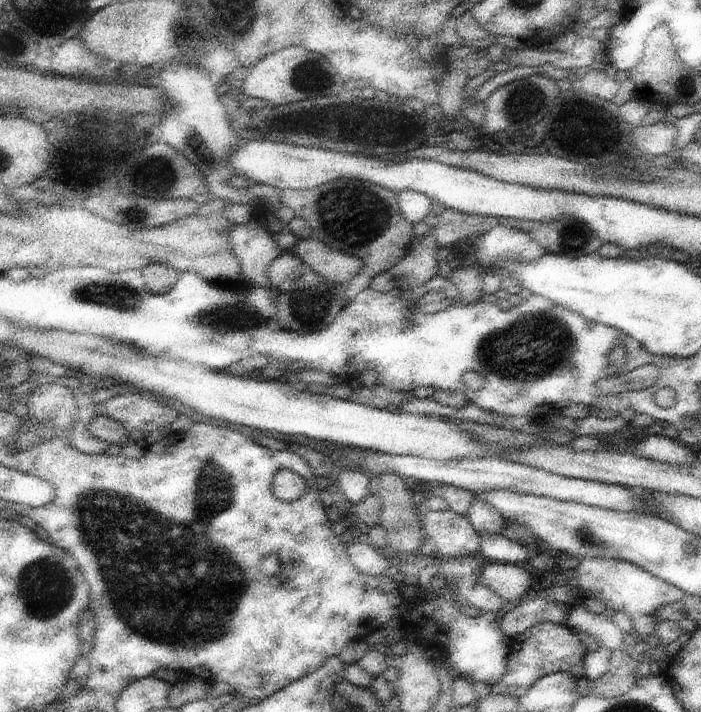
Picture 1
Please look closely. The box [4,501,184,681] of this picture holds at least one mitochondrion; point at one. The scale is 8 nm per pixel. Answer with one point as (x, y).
(46, 586)

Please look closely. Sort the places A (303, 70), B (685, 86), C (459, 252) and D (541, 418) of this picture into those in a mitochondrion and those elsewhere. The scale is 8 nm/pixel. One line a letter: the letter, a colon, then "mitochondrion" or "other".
A: mitochondrion
B: mitochondrion
C: other
D: other

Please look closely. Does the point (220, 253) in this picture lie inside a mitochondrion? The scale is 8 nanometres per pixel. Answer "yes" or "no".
no

